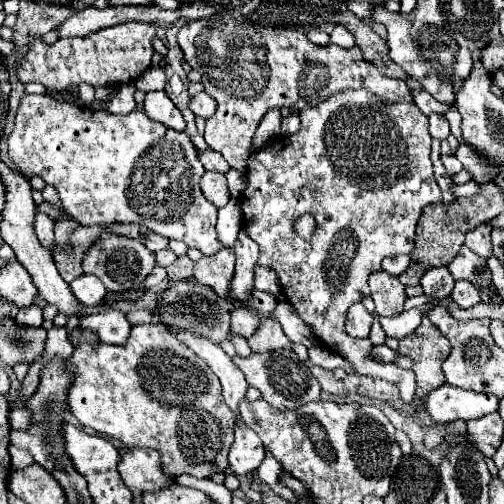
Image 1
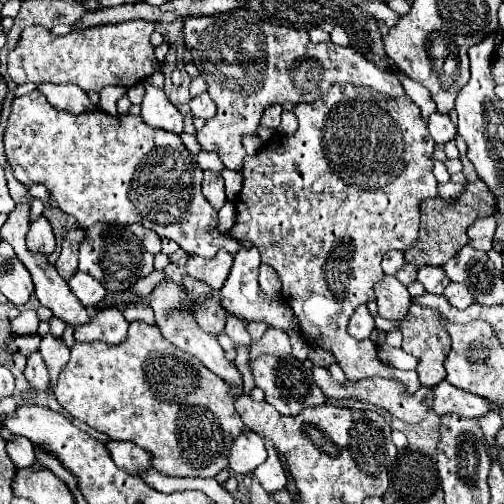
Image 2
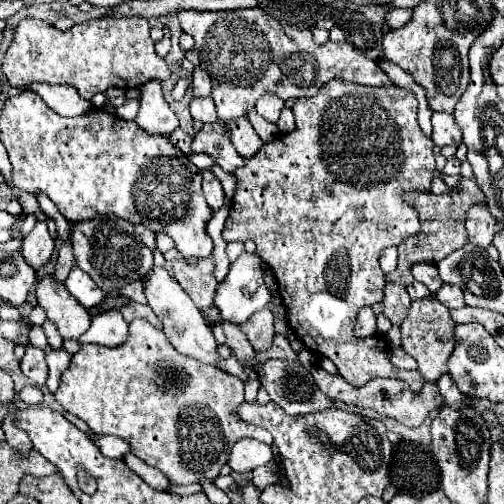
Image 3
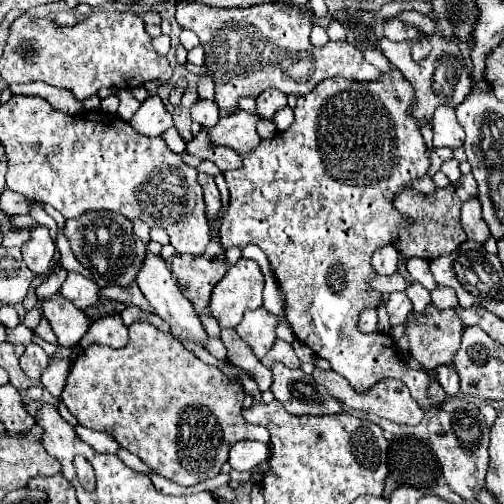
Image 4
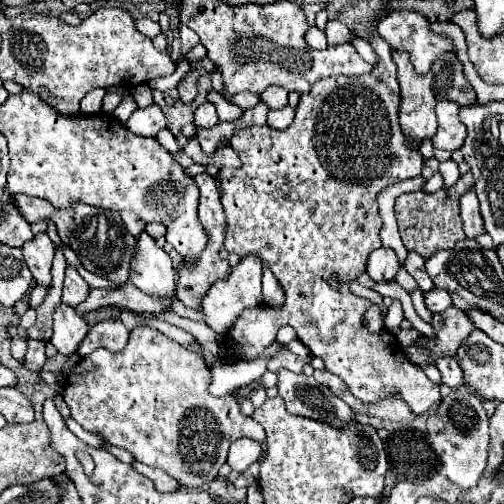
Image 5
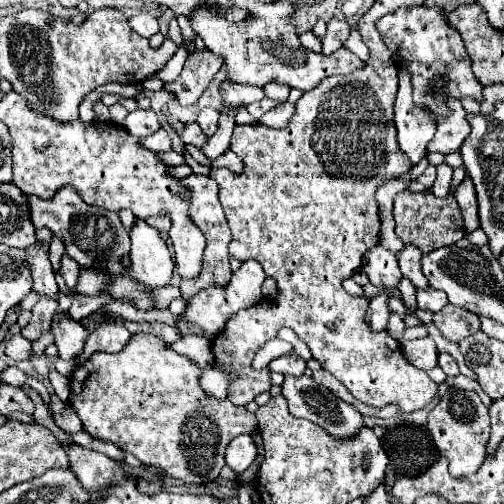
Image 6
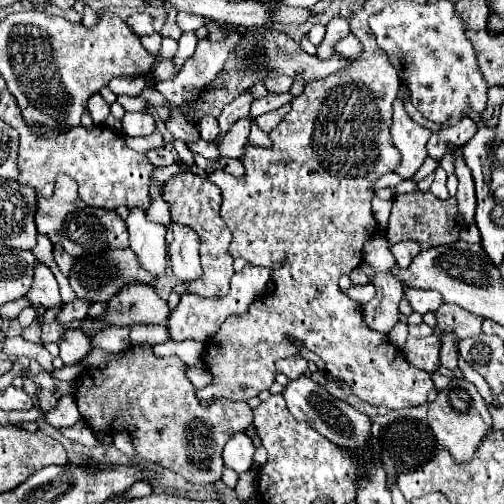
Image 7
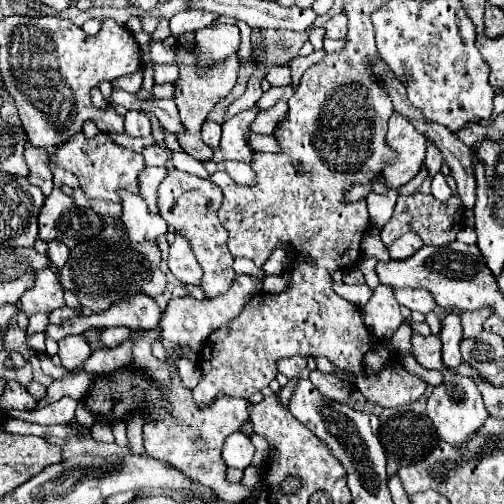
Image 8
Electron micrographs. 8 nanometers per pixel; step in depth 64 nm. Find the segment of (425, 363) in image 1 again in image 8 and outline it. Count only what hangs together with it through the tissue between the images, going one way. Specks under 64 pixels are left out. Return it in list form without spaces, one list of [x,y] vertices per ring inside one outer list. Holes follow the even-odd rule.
[[[450,308],[448,312],[460,314],[462,326],[464,326],[464,338],[474,338],[474,336],[478,336],[482,332],[482,324],[492,314],[492,308],[482,308],[480,312],[460,312],[456,308]]]

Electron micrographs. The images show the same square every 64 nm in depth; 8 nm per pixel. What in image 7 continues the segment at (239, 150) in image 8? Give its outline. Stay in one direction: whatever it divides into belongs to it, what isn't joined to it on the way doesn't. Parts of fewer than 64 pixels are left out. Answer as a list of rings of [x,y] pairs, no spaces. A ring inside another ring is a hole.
[[[244,116],[240,120],[236,120],[230,130],[222,136],[220,140],[220,156],[222,158],[242,158],[246,142],[248,142],[248,134],[250,134],[250,126],[252,126],[252,116]]]

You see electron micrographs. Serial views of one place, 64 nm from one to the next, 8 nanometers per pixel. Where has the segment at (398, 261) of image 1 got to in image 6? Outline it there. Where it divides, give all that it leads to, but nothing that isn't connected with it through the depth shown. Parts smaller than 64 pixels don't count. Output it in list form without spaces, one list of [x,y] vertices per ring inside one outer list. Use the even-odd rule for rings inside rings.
[[[376,244],[364,254],[362,270],[368,274],[370,282],[378,288],[396,288],[402,280],[402,272],[398,270],[396,254],[386,250],[382,244]]]

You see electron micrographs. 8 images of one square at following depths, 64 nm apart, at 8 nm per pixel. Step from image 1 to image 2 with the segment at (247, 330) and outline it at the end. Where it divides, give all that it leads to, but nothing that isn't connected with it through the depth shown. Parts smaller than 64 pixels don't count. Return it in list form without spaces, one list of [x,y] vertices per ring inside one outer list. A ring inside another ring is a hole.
[[[228,316],[228,320],[226,320],[226,328],[224,328],[224,332],[230,336],[230,340],[234,342],[234,346],[246,346],[246,348],[250,348],[250,336],[248,336],[248,332],[246,332],[246,322],[244,320],[240,320],[240,318],[236,318],[236,316]]]

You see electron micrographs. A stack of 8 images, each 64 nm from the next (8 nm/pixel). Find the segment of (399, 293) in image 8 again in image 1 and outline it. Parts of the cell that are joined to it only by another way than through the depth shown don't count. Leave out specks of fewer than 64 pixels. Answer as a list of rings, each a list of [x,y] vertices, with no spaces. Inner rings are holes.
[[[460,280],[460,282],[454,284],[454,290],[450,292],[450,298],[452,298],[460,308],[470,308],[472,304],[478,304],[478,302],[480,302],[478,288],[476,288],[472,282],[466,282],[466,280]]]

